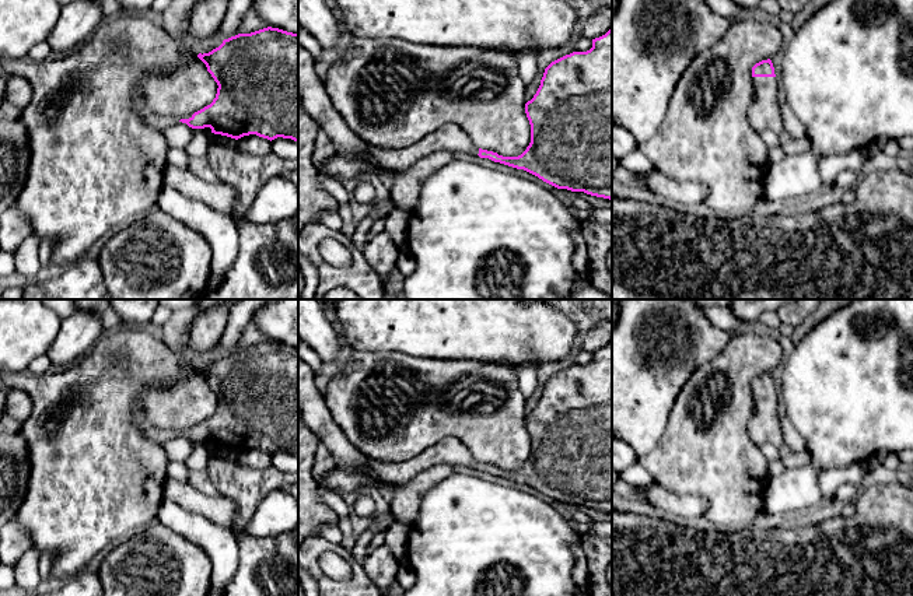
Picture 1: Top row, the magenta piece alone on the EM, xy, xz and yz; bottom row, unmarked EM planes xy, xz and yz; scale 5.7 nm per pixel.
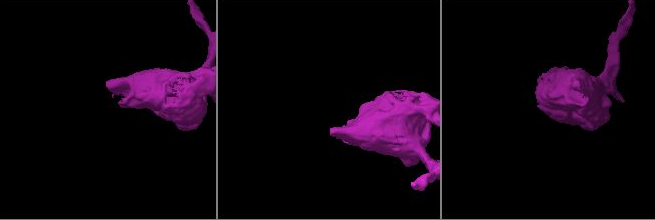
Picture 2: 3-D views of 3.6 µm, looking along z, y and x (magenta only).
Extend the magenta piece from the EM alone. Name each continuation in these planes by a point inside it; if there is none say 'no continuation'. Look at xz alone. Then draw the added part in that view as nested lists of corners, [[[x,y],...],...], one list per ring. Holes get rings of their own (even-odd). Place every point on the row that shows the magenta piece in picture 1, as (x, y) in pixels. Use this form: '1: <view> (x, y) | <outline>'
1: xz (450, 137) | [[[444,125],[441,129],[406,148],[385,150],[368,146],[367,154],[363,158],[354,159],[335,152],[318,171],[343,183],[358,175],[370,173],[371,166],[389,172],[403,172],[412,168],[419,159],[440,151],[479,154],[479,148],[459,126]]]

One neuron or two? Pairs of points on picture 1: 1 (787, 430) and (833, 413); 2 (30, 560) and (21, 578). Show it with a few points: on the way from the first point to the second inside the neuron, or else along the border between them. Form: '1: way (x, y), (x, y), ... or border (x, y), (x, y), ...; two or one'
1: border (786, 416), (803, 438), (807, 449); two
2: way (28, 564), (25, 574); one

